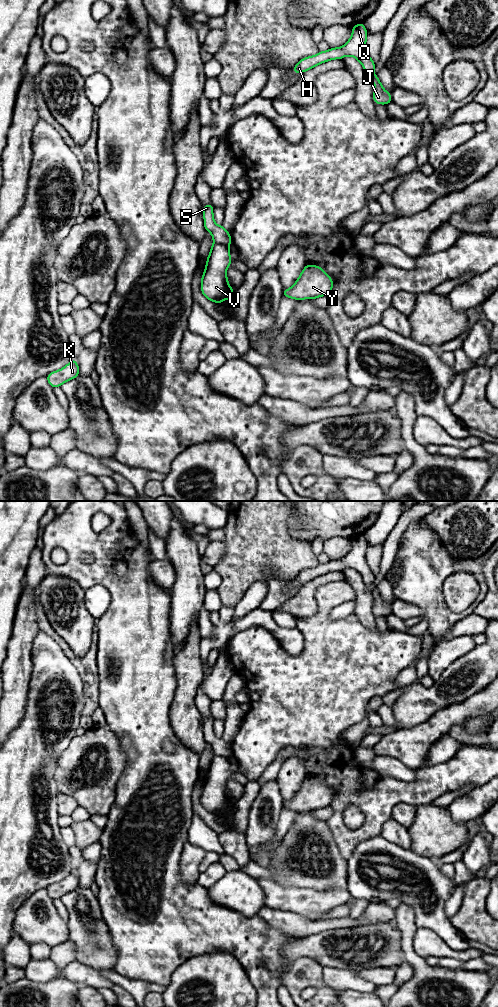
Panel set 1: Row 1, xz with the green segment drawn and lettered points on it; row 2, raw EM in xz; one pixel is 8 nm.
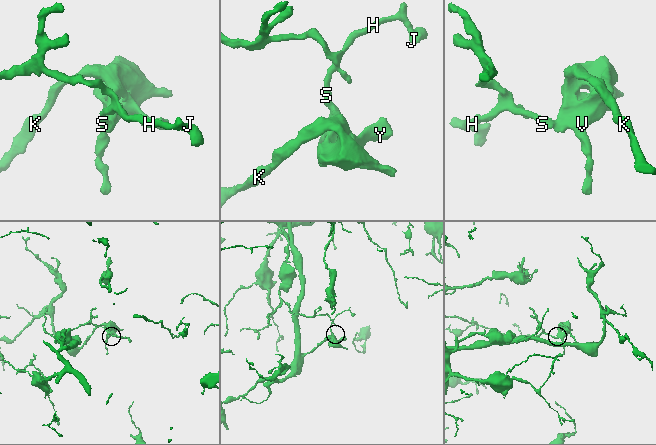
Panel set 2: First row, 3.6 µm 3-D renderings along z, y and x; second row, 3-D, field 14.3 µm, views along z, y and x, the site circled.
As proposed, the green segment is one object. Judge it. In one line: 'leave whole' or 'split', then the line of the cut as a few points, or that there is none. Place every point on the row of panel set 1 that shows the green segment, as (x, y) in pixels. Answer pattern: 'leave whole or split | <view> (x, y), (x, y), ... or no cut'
split | xz (214, 242), (220, 242), (227, 246)

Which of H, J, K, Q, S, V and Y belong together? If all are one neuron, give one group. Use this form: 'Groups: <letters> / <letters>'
Groups: H J Q S / K V Y

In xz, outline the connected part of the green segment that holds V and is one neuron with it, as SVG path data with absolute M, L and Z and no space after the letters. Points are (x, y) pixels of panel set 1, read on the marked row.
M213 243L201 278L201 292L210 301L220 304L228 297L228 306L234 289L228 284L227 268L232 263L227 245Z

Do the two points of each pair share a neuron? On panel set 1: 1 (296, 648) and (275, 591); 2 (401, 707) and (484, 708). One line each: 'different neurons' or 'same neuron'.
1: different neurons
2: different neurons

